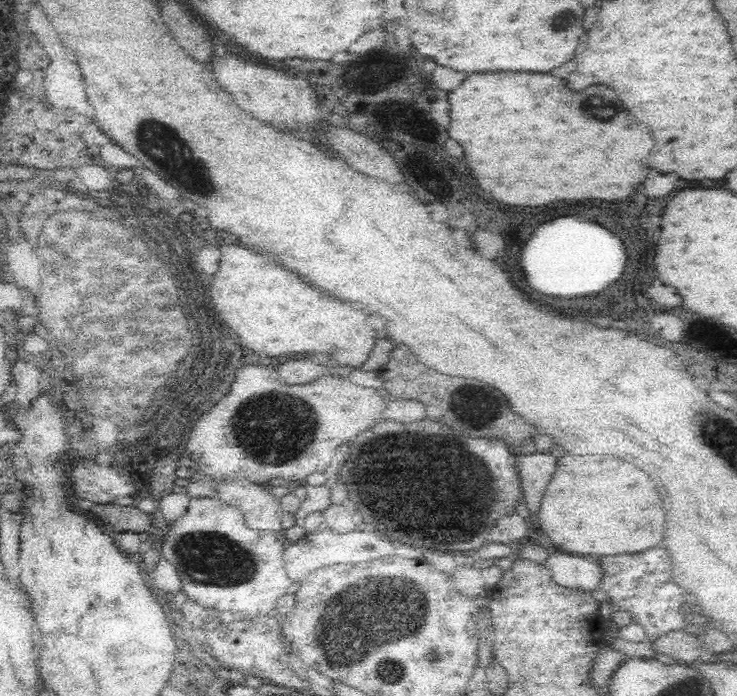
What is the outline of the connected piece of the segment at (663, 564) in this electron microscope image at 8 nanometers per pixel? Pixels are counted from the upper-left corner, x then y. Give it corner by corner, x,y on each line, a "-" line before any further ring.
652,548
640,554
604,556
598,561
604,569
604,577
599,588
607,594
608,602
620,610
630,613
631,619
644,628
647,640
670,631
686,629
686,615
679,612
690,604
684,588
672,582
672,564
662,548

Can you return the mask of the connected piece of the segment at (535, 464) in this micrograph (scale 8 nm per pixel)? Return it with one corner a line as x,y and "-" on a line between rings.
530,454
518,459
518,474
524,491
524,502
533,519
538,514
544,490
556,472
556,458
546,454

